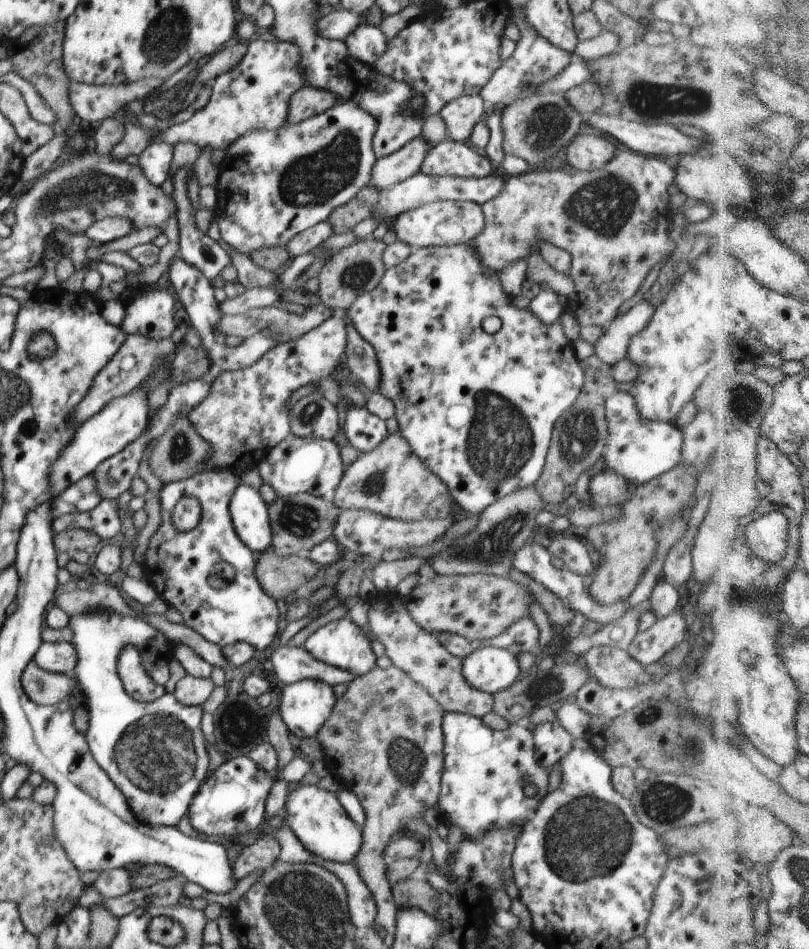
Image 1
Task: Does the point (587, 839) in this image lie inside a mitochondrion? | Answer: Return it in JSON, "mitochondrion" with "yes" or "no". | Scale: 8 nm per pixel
{"mitochondrion":"yes"}

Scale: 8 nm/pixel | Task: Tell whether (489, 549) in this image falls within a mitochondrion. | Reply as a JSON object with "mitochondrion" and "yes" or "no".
{"mitochondrion":"yes"}

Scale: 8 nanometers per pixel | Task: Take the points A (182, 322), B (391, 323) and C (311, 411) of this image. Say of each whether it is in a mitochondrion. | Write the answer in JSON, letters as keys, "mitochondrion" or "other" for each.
{"A":"other","B":"other","C":"mitochondrion"}

